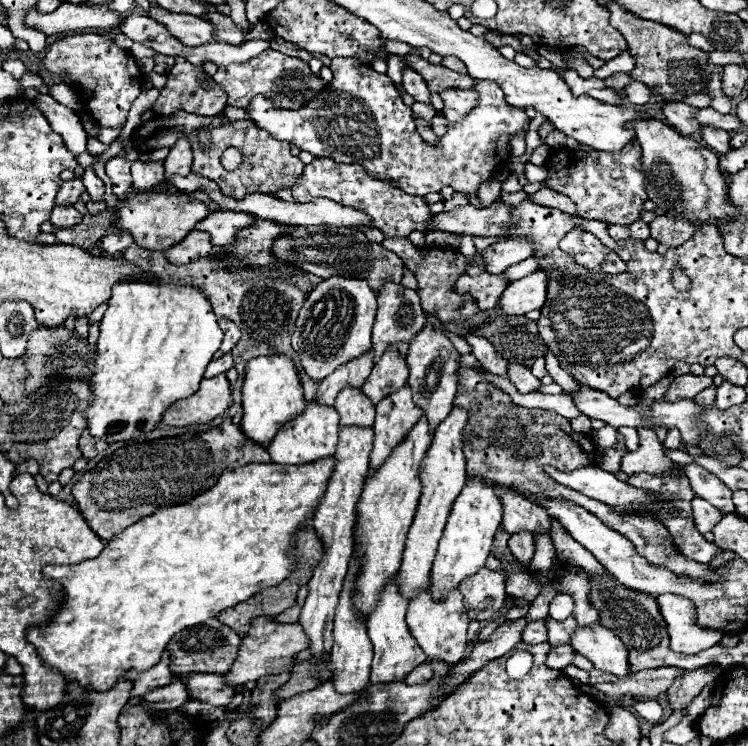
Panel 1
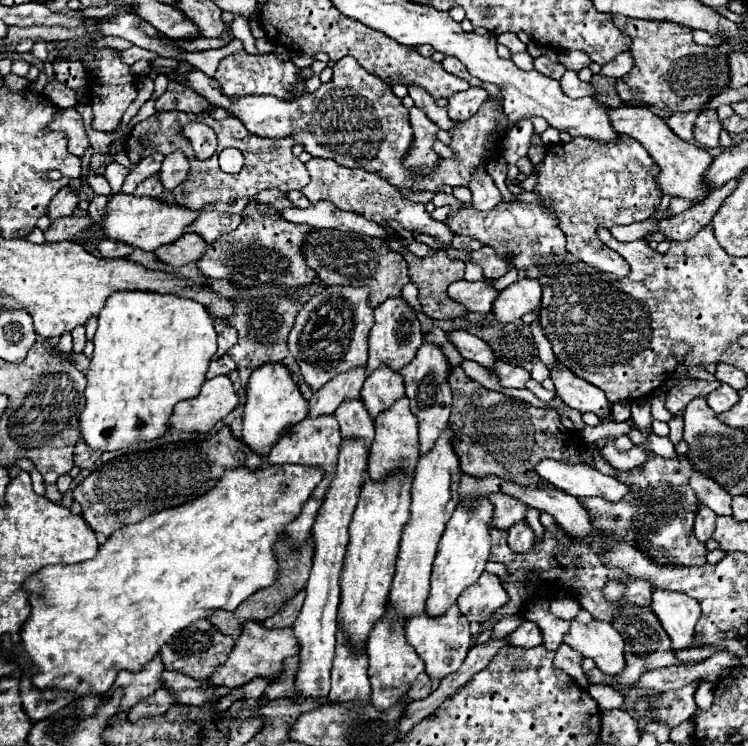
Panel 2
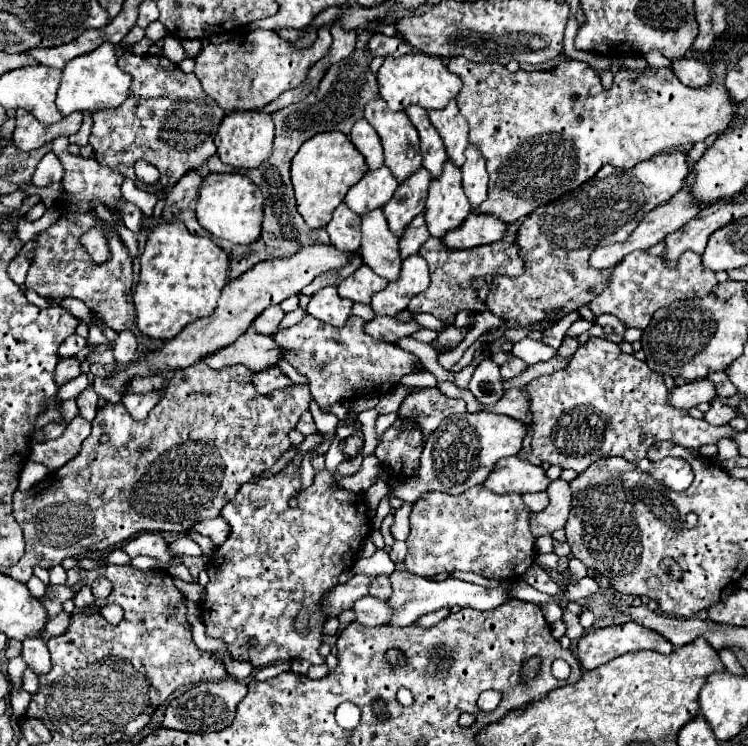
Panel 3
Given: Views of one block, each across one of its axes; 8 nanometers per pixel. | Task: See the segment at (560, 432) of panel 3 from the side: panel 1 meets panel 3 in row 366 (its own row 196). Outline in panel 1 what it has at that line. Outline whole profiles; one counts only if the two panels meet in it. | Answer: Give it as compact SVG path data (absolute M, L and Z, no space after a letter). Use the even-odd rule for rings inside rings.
M636 140L626 144L620 152L596 152L586 144L578 144L576 150L556 148L546 168L548 178L542 180L542 186L568 196L576 204L576 218L606 224L632 224L640 220L648 194L642 170L642 148L638 148Z

